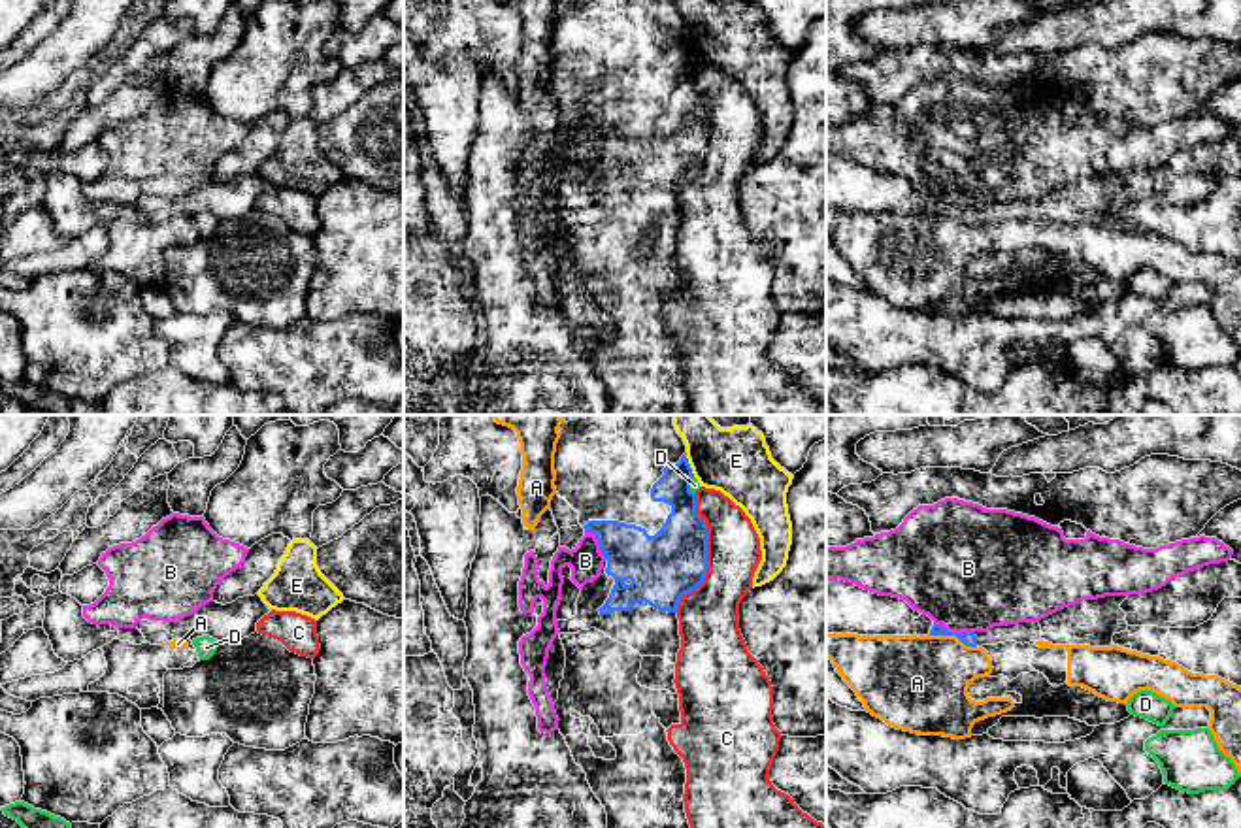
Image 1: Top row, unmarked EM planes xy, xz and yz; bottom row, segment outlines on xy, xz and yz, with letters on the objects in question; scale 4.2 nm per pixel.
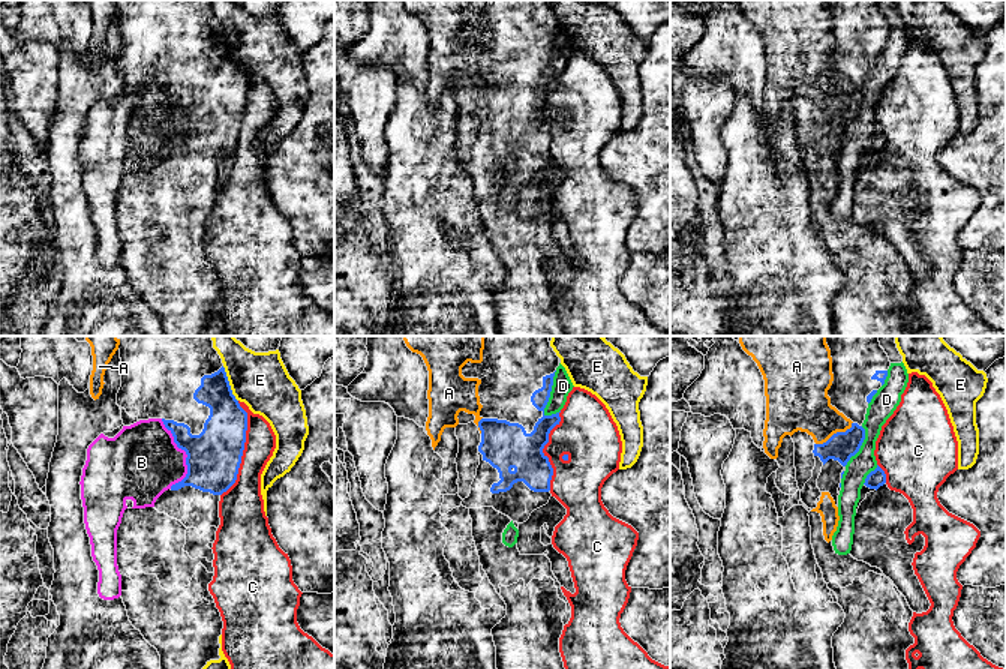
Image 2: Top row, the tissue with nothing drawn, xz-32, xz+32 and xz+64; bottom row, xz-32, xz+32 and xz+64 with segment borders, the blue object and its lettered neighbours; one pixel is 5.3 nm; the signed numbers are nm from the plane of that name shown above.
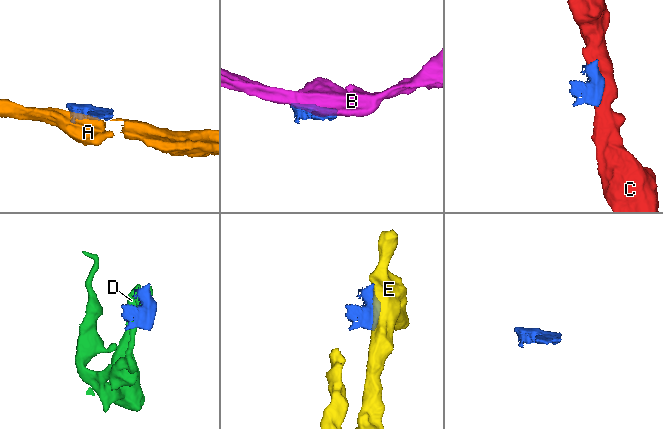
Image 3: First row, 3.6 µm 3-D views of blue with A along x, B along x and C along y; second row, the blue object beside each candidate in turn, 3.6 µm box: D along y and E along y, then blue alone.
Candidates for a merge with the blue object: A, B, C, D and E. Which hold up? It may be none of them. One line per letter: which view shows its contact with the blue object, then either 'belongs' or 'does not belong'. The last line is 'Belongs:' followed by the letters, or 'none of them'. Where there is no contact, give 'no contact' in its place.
A: contact in yz; does not belong
B: contact in yz; does not belong
C: contact in xz; does not belong
D: contact in xz; does not belong
E: contact in xz; does not belong
Belongs: none of them

